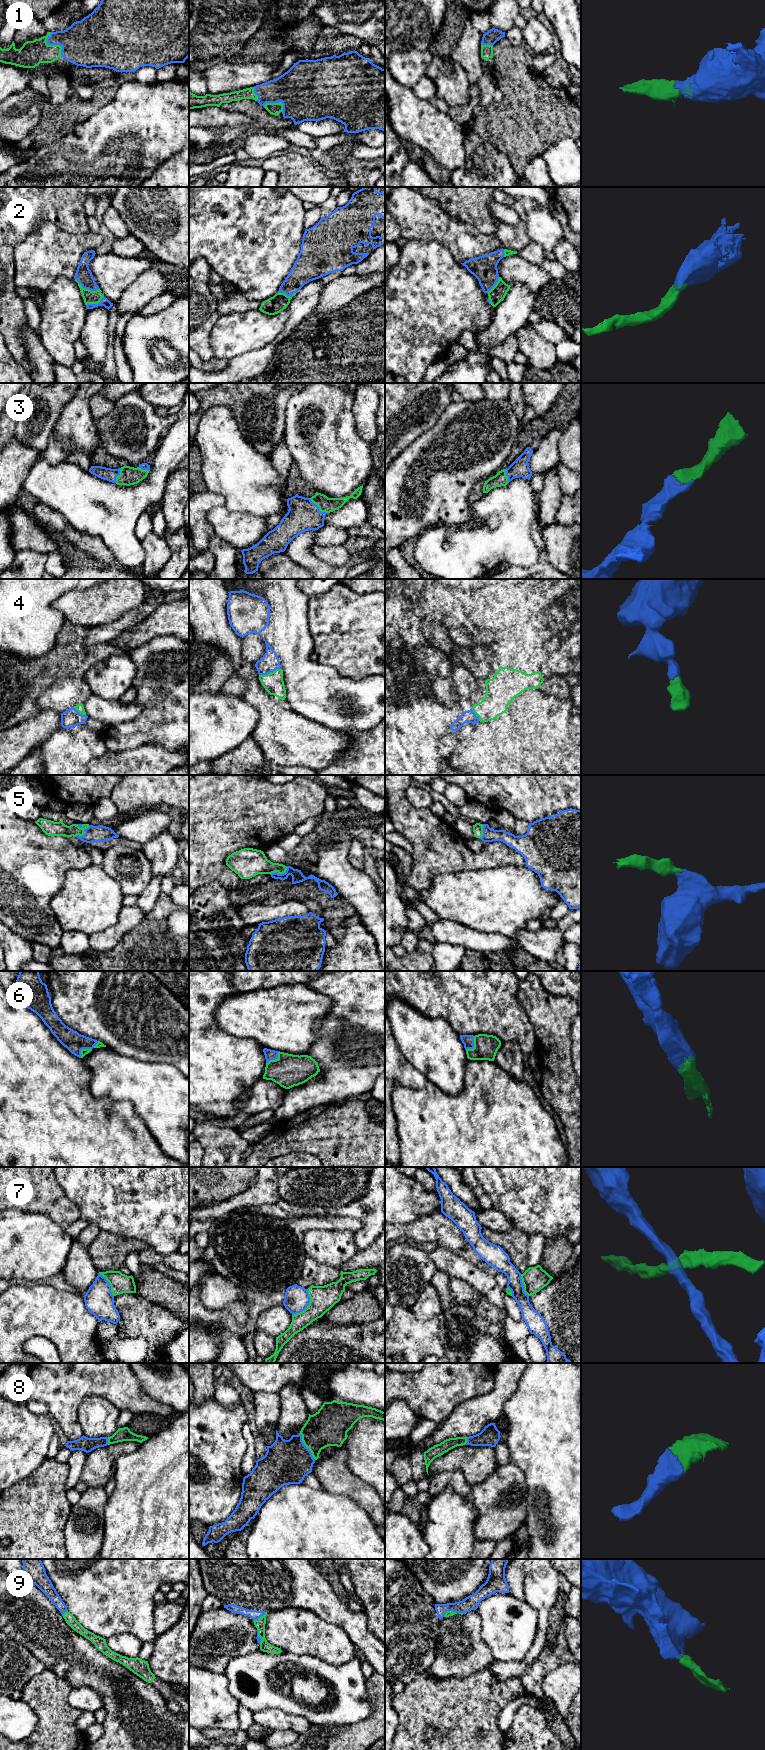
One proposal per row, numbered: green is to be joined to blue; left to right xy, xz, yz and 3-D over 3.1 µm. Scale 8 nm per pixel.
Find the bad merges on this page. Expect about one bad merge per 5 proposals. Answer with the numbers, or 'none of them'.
7

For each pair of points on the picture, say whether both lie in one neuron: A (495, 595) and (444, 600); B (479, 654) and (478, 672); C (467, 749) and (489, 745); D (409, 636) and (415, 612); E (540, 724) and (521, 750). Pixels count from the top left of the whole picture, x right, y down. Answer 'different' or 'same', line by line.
A: same
B: same
C: same
D: same
E: different

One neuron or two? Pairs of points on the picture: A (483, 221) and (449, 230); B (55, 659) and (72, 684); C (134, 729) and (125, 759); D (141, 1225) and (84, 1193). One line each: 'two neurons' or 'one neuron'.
A: two neurons
B: two neurons
C: two neurons
D: one neuron

